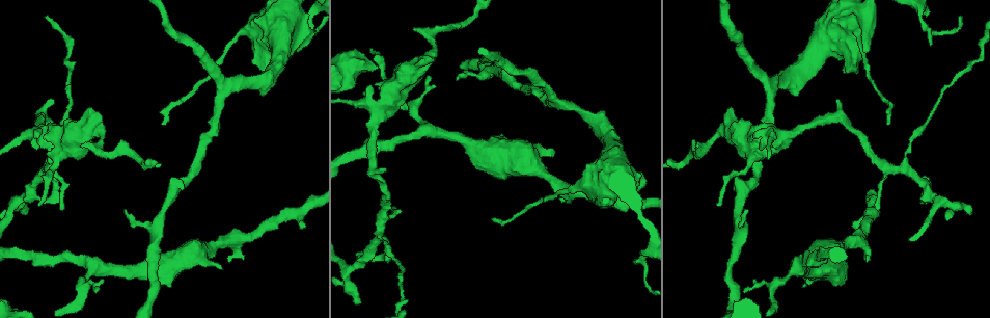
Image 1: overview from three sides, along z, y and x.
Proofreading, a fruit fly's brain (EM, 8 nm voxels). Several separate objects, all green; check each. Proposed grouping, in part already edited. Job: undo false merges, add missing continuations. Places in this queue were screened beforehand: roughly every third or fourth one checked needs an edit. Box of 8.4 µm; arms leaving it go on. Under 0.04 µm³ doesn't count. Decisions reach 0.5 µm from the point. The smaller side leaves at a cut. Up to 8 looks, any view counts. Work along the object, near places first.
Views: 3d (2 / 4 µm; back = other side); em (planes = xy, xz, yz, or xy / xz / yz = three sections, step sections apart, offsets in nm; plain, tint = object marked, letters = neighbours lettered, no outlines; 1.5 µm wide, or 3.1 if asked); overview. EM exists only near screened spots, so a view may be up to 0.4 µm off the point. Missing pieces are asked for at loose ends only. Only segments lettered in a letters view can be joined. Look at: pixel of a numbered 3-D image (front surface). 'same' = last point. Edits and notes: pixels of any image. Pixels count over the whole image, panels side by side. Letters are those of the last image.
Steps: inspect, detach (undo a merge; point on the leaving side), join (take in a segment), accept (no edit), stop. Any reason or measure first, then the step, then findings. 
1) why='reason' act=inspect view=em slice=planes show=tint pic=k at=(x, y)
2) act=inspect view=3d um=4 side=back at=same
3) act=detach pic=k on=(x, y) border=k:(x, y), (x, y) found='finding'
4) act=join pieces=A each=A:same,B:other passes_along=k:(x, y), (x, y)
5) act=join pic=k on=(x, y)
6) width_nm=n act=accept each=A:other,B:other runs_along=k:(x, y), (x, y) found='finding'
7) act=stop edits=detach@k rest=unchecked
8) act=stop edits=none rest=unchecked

why='free end' act=inspect view=em slice=planes show=letters pic=1 at=(553, 151)

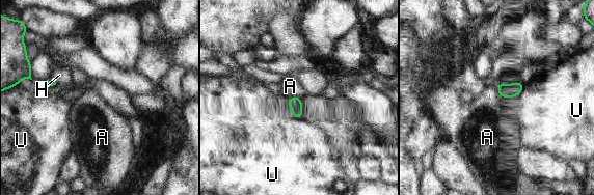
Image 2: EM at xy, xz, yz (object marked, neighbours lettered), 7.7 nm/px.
act=accept each=A:other,H:other,U:other found='none of them fits'

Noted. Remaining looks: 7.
why='branch stops here' act=inspect view=3d um=4 pic=1 at=(923, 176)

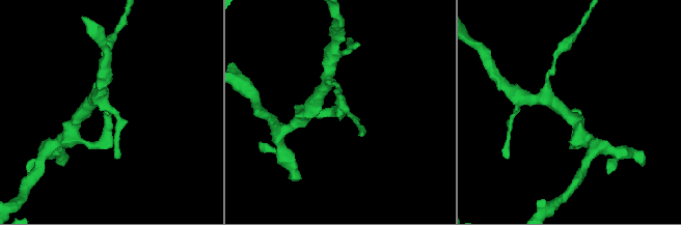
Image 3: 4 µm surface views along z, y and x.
why='shape alone is not enough' act=inspect view=em slice=planes show=letters pic=3 at=(106, 114)

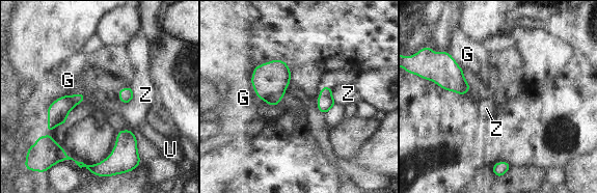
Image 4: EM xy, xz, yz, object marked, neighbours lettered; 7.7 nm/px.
width_nm=120 act=accept each=G:other,U:other,Z:other border=4:(85, 99), (69, 112), (65, 122) found='no lettered segment goes on from it'

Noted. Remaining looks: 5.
act=stop edits=none rest=unchecked

